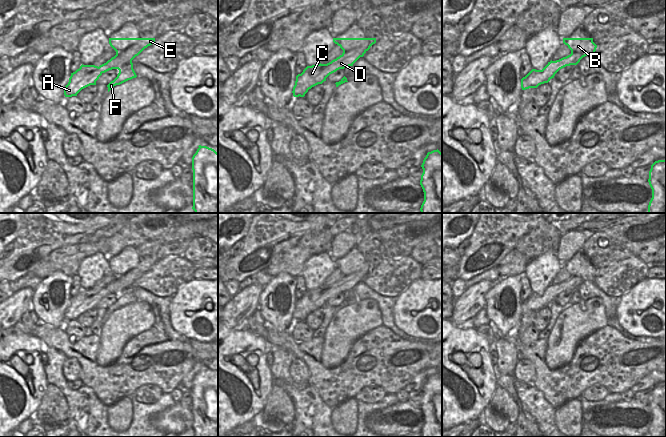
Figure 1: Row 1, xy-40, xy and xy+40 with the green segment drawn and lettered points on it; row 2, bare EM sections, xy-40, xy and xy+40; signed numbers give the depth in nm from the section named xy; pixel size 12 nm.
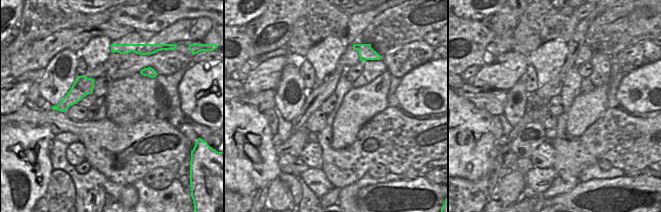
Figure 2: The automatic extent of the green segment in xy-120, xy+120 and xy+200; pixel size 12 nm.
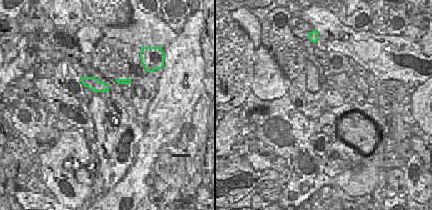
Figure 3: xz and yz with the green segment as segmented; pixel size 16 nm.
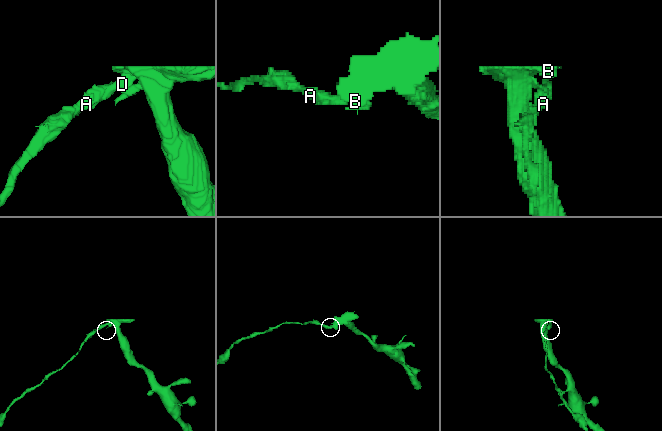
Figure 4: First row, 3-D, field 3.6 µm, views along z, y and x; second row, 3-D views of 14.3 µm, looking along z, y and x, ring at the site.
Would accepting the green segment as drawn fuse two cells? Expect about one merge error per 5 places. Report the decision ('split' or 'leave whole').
split

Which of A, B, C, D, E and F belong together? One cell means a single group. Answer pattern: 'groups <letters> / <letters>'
groups A C / B D E F

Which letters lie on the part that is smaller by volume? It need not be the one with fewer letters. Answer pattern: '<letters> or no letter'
A, C

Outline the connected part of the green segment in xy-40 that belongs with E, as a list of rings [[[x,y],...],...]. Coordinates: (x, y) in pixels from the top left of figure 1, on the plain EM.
[[[109,262],[109,268],[116,275],[116,279],[99,290],[99,297],[112,293],[118,293],[119,297],[107,309],[108,316],[114,310],[137,301],[132,284],[154,266],[155,262]]]

